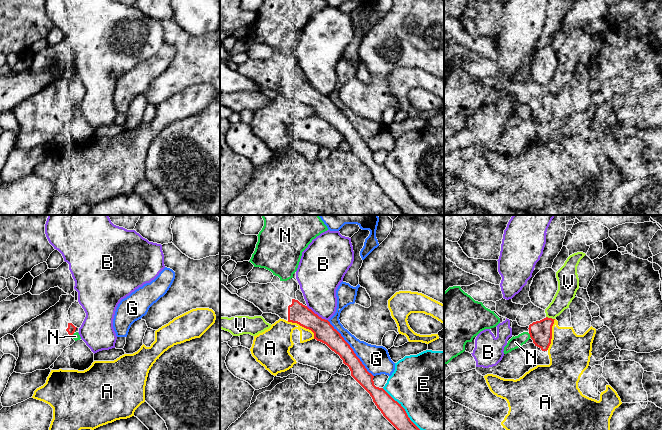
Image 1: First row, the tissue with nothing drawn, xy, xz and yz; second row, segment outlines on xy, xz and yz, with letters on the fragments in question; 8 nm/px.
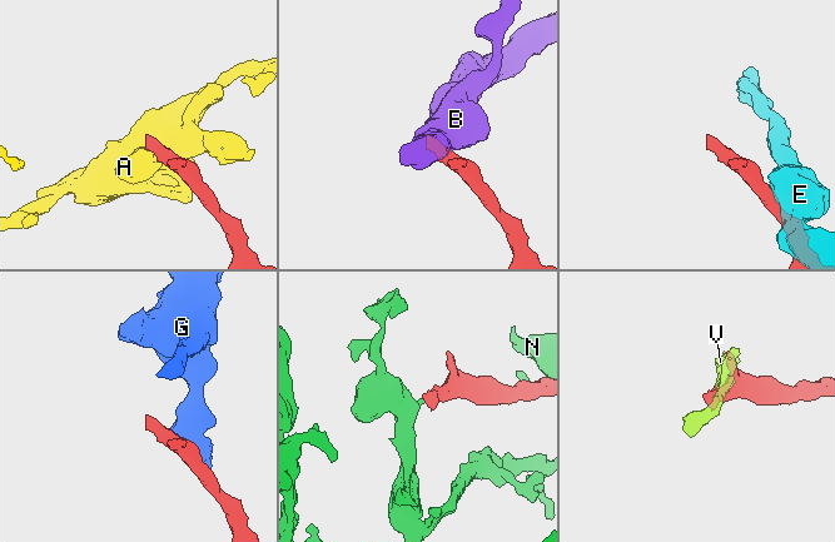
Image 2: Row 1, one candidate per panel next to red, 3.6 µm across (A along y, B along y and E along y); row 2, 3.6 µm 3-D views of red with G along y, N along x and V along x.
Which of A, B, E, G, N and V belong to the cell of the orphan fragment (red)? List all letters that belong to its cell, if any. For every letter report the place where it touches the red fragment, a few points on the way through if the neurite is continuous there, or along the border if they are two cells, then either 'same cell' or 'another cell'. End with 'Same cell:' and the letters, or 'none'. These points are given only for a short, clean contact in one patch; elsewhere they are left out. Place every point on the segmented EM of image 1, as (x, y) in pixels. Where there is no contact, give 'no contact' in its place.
A: meets red in xz at (303, 326); another cell
B: meets red in xz at (316, 314); border along xz (306, 306), (327, 320); another cell
E: meets red in xz at (403, 408); another cell
G: meets red in xz at (351, 348); another cell
N: meets red in yz at (530, 335); another cell
V: meets red in yz at (550, 318); another cell
Same cell: none

